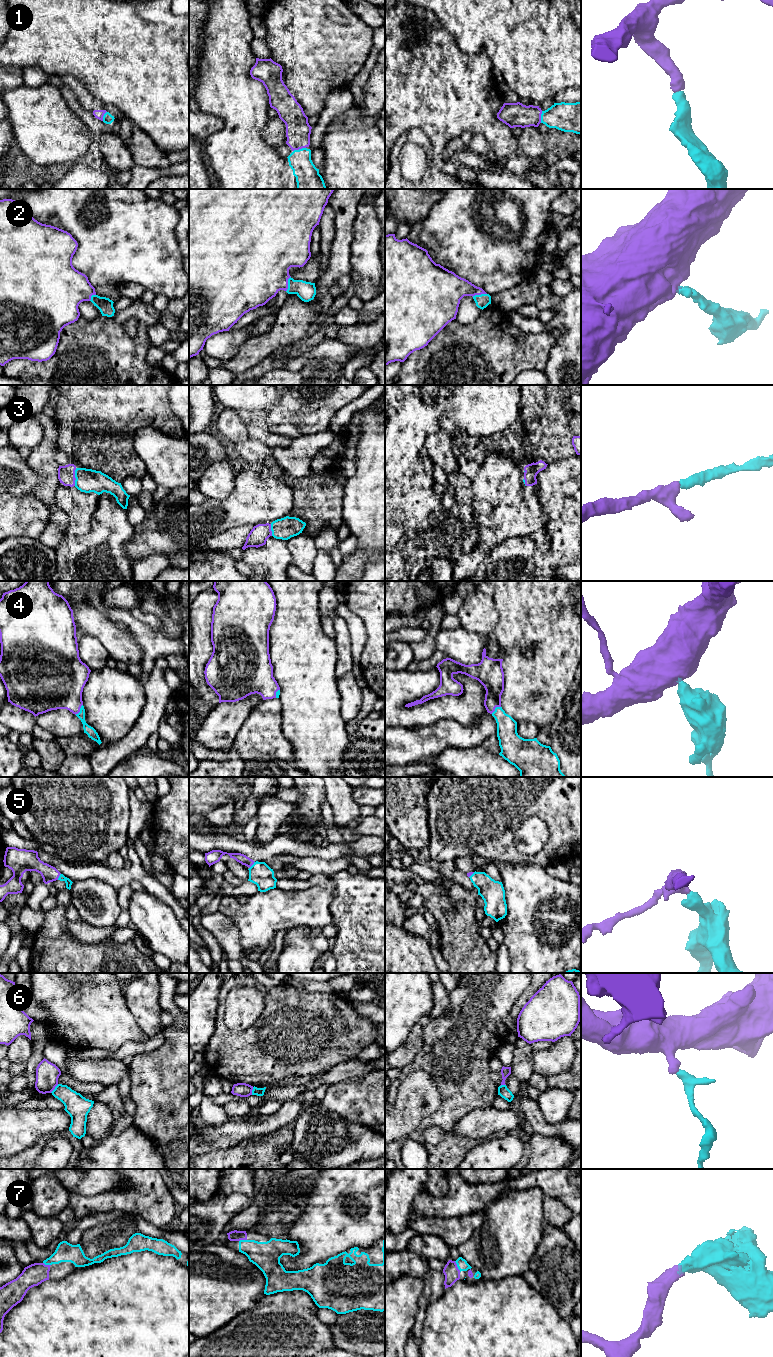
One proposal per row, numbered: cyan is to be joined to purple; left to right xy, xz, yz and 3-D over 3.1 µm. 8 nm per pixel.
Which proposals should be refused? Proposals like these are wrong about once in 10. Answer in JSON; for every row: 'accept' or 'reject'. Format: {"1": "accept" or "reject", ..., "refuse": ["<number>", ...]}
{"1": "accept", "2": "accept", "3": "accept", "4": "accept", "5": "accept", "6": "reject", "7": "accept", "refuse": ["6"]}

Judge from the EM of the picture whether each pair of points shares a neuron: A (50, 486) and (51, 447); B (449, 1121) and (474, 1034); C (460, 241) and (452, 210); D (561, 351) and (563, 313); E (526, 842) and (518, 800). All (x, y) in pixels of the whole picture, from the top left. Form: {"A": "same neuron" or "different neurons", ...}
{"A": "same neuron", "B": "same neuron", "C": "same neuron", "D": "same neuron", "E": "different neurons"}

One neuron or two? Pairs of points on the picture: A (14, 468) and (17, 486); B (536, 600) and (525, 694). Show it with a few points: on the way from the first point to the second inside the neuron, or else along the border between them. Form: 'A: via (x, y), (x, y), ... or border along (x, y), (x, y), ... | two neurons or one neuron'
A: via (14, 472), (17, 482) | one neuron
B: via (542, 623), (542, 671) | one neuron

